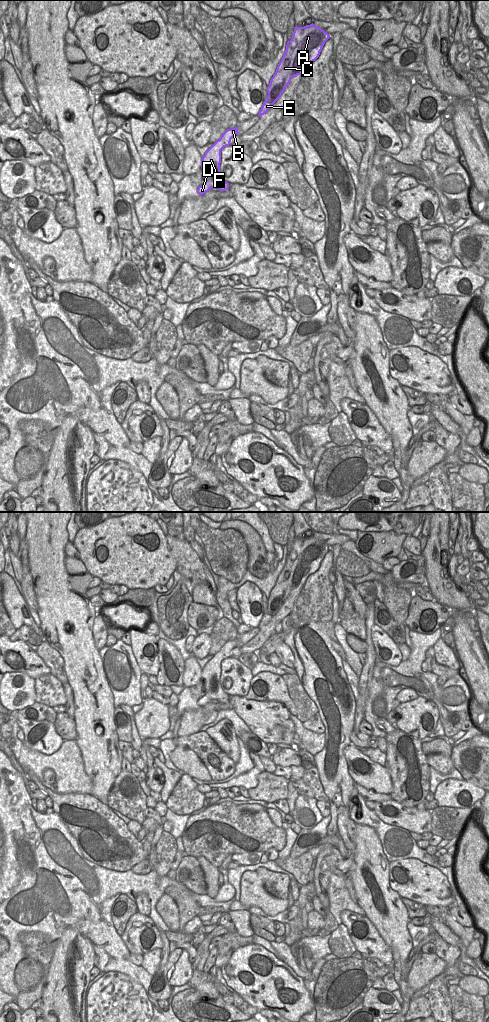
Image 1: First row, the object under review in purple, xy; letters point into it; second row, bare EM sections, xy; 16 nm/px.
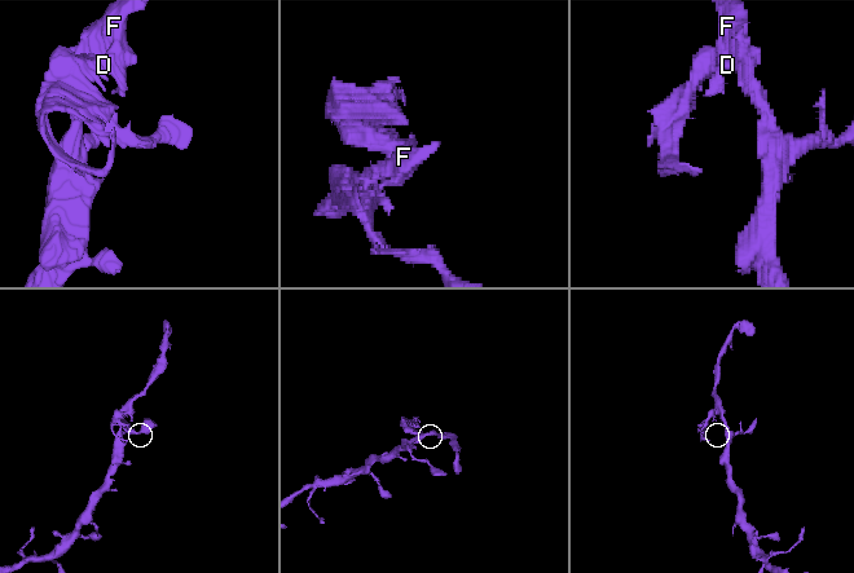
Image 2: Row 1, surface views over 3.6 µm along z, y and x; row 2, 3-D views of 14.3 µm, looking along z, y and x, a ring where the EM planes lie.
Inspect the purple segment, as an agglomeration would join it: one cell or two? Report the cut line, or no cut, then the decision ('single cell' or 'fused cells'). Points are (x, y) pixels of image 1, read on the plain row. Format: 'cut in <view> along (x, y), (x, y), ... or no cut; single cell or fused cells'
cut in xy along (205, 694), (211, 699); fused cells

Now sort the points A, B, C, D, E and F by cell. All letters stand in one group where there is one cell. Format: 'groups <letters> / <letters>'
groups A B C E F / D

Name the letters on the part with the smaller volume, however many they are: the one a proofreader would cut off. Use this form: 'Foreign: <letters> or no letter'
Foreign: D

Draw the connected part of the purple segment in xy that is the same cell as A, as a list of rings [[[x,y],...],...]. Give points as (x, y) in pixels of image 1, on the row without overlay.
[[[313,535],[304,539],[296,537],[285,565],[267,599],[267,612],[259,623],[261,629],[281,609],[291,591],[303,587],[306,579],[315,573],[330,547]]]

